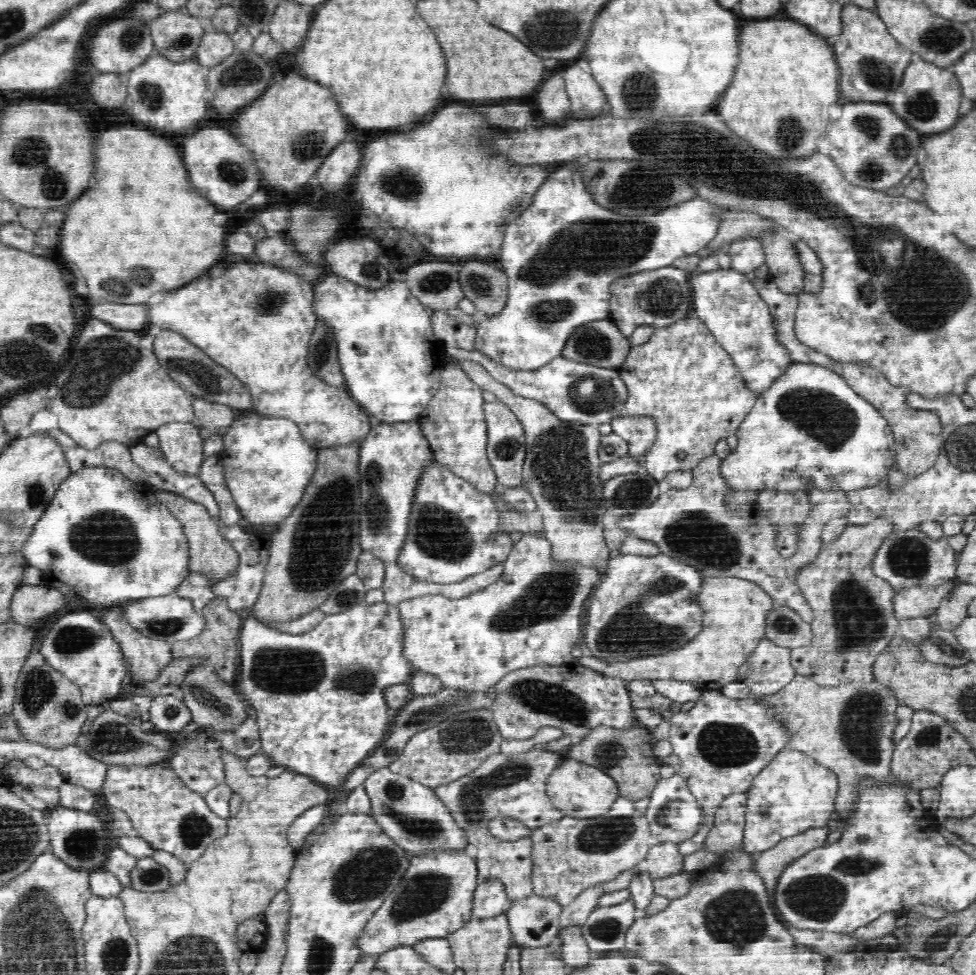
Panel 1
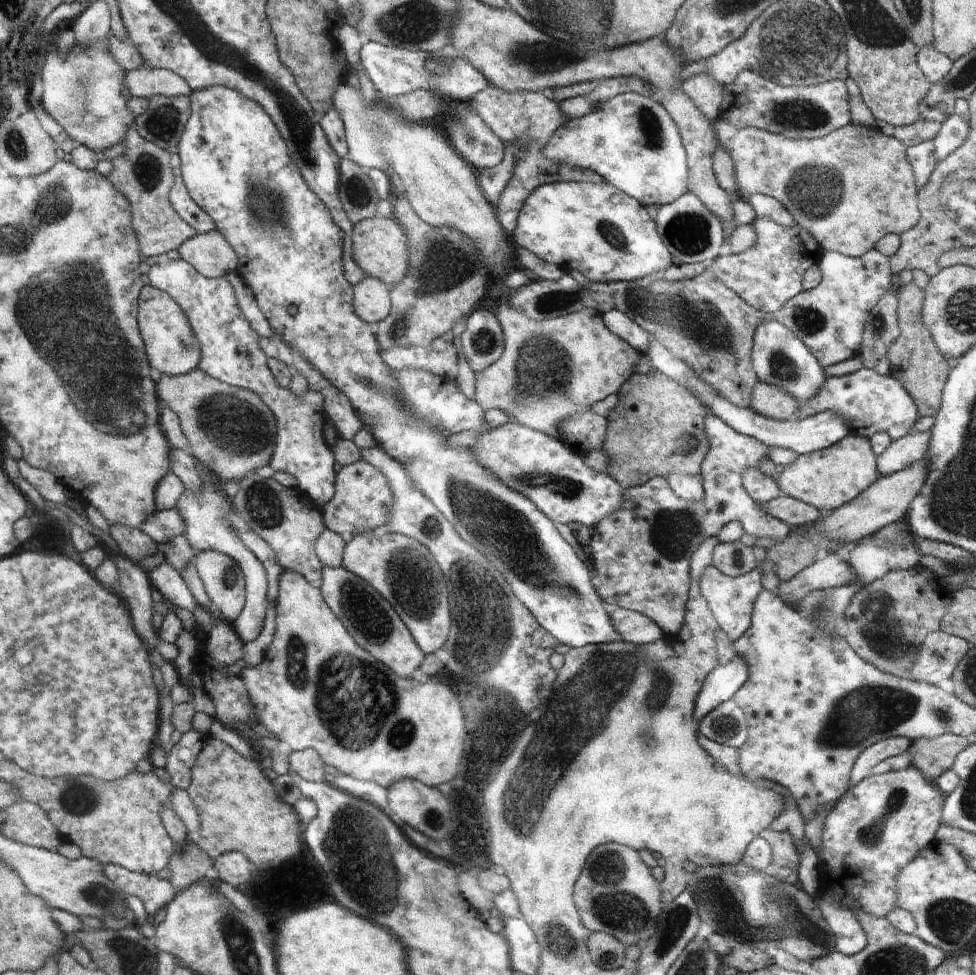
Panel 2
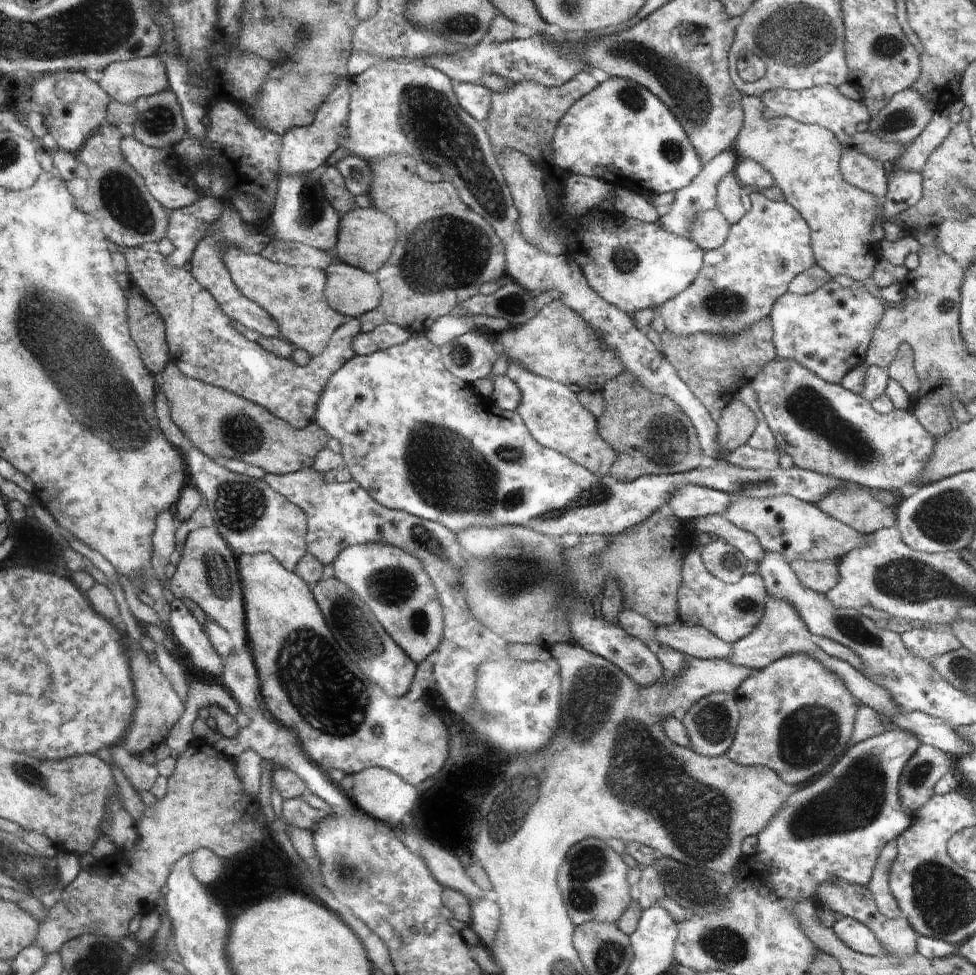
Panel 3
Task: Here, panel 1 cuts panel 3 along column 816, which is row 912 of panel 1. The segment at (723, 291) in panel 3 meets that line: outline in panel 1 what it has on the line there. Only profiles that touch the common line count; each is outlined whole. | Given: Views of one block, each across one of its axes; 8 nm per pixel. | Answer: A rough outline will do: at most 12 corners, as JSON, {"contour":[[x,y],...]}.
{"contour":[[262,914],[236,926],[243,953],[258,955],[267,944],[268,924]]}

